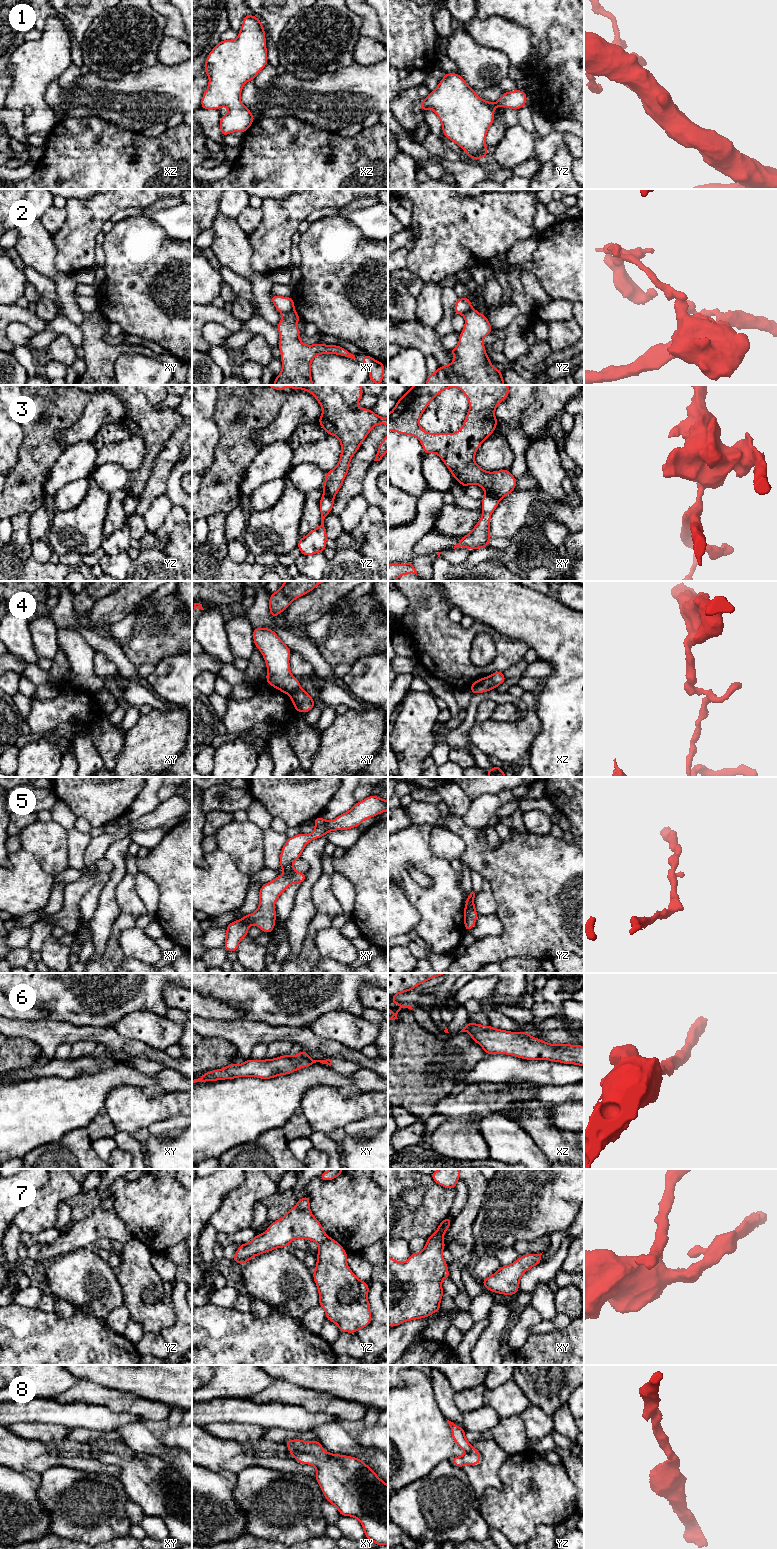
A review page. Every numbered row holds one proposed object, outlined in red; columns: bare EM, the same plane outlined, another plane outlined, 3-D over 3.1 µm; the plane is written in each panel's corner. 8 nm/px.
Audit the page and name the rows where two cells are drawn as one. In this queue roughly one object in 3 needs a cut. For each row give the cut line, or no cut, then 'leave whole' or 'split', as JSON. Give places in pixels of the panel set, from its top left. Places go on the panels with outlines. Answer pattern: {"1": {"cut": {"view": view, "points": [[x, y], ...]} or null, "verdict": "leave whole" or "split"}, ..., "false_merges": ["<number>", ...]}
{"1": {"cut": null, "verdict": "leave whole"}, "2": {"cut": {"view": "xy", "points": [[294, 310], [282, 313]]}, "verdict": "split"}, "3": {"cut": {"view": "xy", "points": [[486, 492], [495, 495], [499, 499]]}, "verdict": "split"}, "4": {"cut": {"view": "xz", "points": [[489, 676], [495, 687]]}, "verdict": "split"}, "5": {"cut": null, "verdict": "leave whole"}, "6": {"cut": null, "verdict": "leave whole"}, "7": {"cut": {"view": "xy", "points": [[428, 1238], [441, 1239]]}, "verdict": "split"}, "8": {"cut": null, "verdict": "leave whole"}, "false_merges": ["2", "3", "4", "7"]}

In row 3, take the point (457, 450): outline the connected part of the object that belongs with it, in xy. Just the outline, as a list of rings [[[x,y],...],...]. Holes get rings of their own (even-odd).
[[[414,385],[397,400],[397,404],[388,414],[388,431],[416,437],[423,446],[423,452],[425,454],[437,454],[450,470],[455,481],[460,482],[464,488],[471,484],[477,484],[486,493],[502,499],[515,489],[518,481],[510,470],[494,472],[483,470],[476,464],[474,457],[482,442],[490,437],[495,430],[498,422],[494,414],[495,409],[508,395],[508,385]],[[448,388],[460,388],[468,398],[469,411],[463,425],[455,433],[428,433],[421,428],[420,417],[429,403],[444,389]]]

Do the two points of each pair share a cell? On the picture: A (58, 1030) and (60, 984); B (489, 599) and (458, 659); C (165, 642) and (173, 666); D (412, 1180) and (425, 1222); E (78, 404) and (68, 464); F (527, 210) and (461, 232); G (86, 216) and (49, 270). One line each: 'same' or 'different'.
A: different
B: different
C: different
D: same
E: different
F: same
G: different

